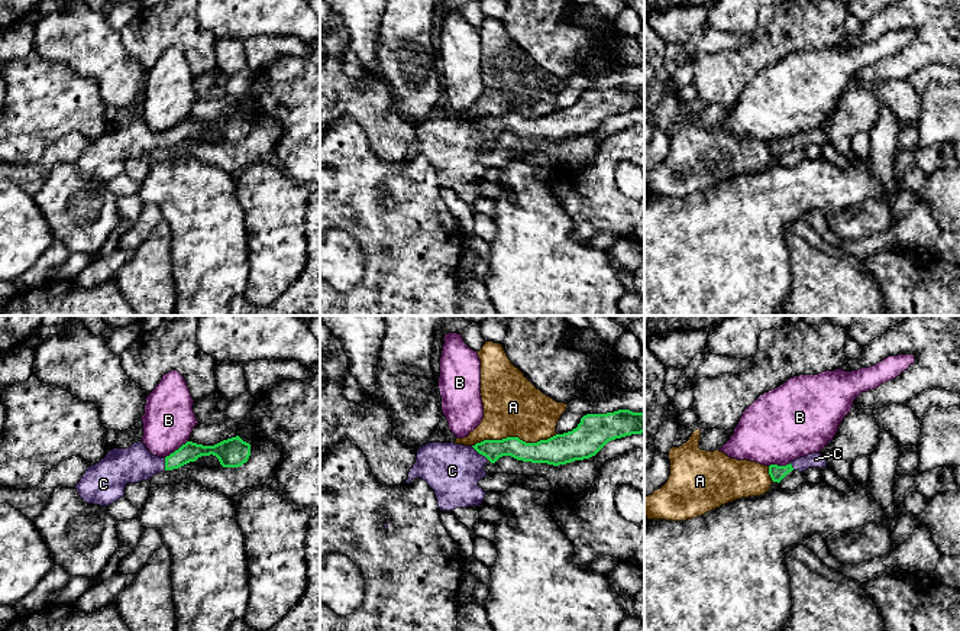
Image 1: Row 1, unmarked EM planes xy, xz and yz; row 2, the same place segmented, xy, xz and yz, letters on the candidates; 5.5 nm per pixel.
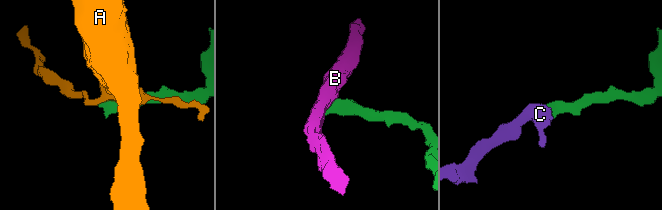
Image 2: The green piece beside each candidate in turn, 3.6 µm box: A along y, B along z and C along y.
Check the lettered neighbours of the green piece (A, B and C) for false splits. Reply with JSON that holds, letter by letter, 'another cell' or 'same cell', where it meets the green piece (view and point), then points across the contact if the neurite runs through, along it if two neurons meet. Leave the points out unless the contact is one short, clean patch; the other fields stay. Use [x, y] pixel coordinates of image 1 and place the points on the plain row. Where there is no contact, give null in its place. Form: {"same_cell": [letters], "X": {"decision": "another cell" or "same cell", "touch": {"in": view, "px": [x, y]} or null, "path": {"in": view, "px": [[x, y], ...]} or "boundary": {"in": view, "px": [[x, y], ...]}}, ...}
{"same_cell": ["C"], "A": {"decision": "another cell", "touch": {"in": "xz", "px": [516, 113]}}, "B": {"decision": "another cell", "touch": {"in": "xy", "px": [175, 126]}, "boundary": {"in": "xy", "px": [[187, 116], [165, 133]]}}, "C": {"decision": "same cell", "touch": {"in": "xz", "px": [480, 129]}, "path": {"in": "xz", "px": [[493, 126], [480, 129], [461, 144], [452, 146]]}}}

